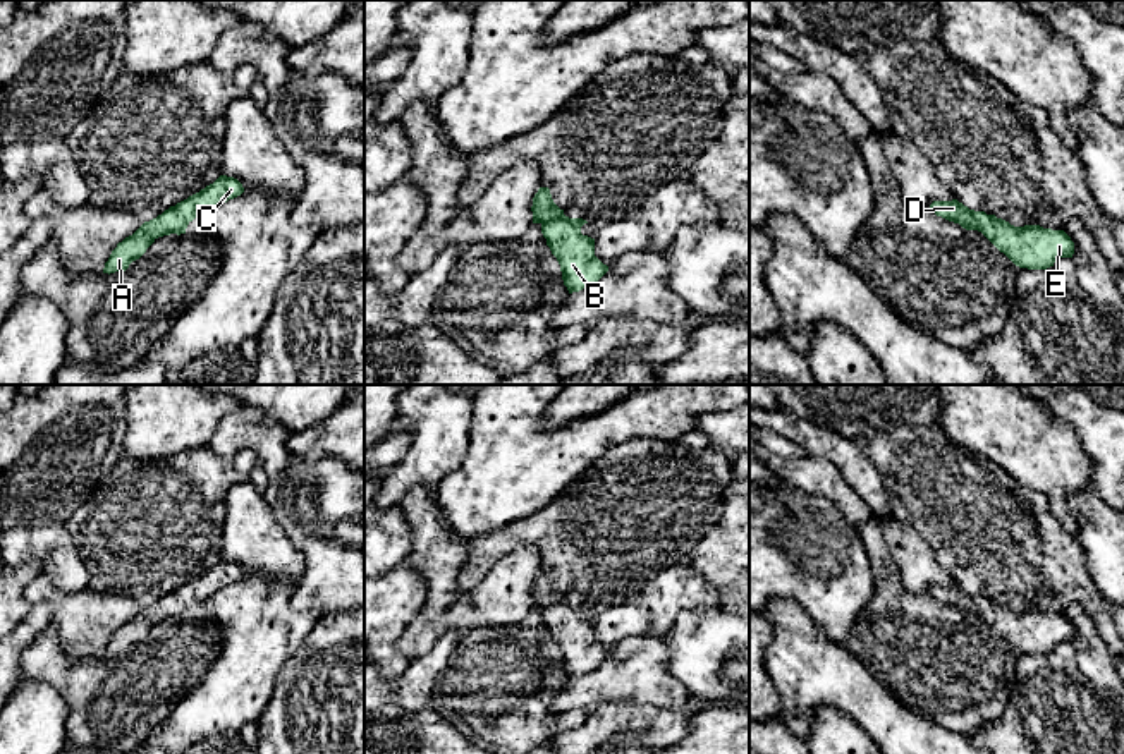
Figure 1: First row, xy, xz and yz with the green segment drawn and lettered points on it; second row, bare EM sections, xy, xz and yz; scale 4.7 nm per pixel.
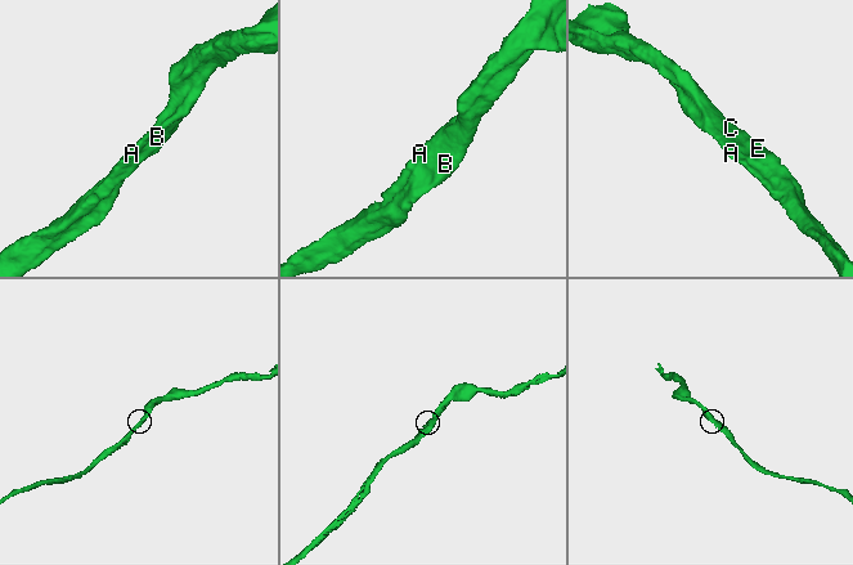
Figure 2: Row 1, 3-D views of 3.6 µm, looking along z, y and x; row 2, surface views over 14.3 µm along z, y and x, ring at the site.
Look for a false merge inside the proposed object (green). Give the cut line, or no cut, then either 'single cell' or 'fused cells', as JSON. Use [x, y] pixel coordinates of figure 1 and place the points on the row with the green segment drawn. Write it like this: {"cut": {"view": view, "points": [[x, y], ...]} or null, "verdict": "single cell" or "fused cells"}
{"cut": null, "verdict": "single cell"}

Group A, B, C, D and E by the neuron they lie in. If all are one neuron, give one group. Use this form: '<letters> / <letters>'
A B C D E

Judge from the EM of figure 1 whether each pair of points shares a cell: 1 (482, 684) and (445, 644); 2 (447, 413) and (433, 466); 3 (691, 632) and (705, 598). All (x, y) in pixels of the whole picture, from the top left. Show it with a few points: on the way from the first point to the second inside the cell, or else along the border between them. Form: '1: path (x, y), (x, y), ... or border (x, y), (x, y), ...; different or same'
1: border (463, 634), (439, 674), (433, 689); different
2: path (439, 426), (439, 445), (433, 452); same
3: border (719, 605), (686, 610), (667, 634); different

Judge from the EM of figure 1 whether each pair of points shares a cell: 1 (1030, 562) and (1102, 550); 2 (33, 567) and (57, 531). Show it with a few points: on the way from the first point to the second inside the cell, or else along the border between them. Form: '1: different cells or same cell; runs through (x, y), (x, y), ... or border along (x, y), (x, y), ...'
1: different cells; border along (1073, 536), (1081, 550), (1090, 579), (1099, 591)
2: different cells; border along (31, 557), (38, 562), (42, 572)

